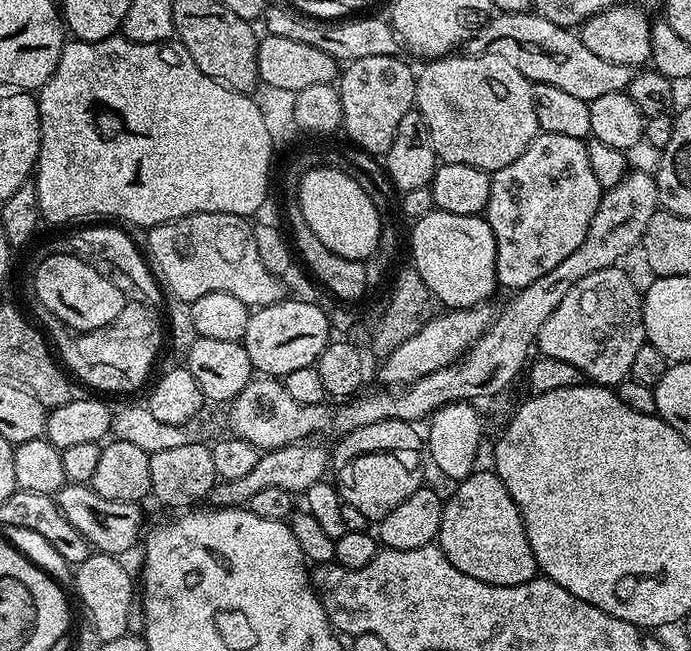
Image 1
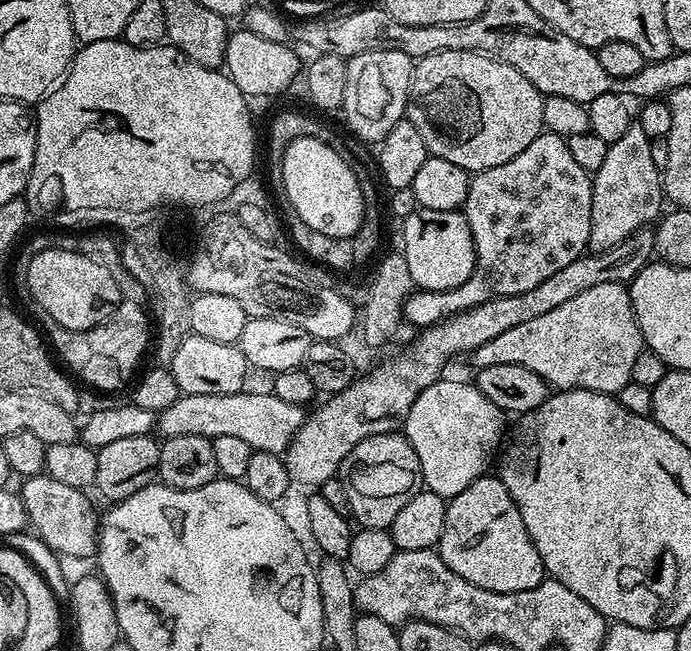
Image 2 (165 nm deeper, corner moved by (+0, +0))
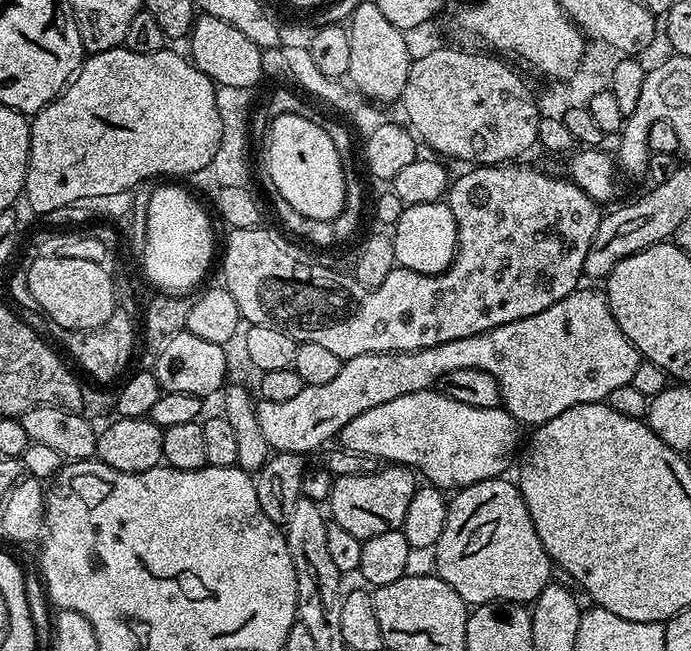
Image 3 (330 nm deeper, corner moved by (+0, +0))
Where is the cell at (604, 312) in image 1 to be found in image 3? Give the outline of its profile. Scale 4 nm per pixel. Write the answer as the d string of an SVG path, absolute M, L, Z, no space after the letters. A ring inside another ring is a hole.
M581 286L562 298L562 302L554 302L554 306L542 310L542 314L494 326L470 338L454 338L454 342L442 342L438 346L413 352L371 352L350 358L341 363L340 373L334 382L306 386L298 398L286 402L260 400L256 404L256 417L258 426L262 426L262 434L266 434L269 449L311 454L331 436L332 439L339 437L340 429L346 426L346 422L358 418L358 414L374 406L382 406L382 402L390 402L402 394L427 392L442 378L442 374L450 374L450 370L486 370L498 382L503 407L511 412L512 417L521 425L539 426L550 422L550 418L558 418L562 410L570 410L570 406L575 404L607 401L610 390L632 383L634 370L638 370L641 359L640 351L633 346L630 338L626 338L626 334L622 334L608 305L607 295L603 291L595 292L592 288Z

